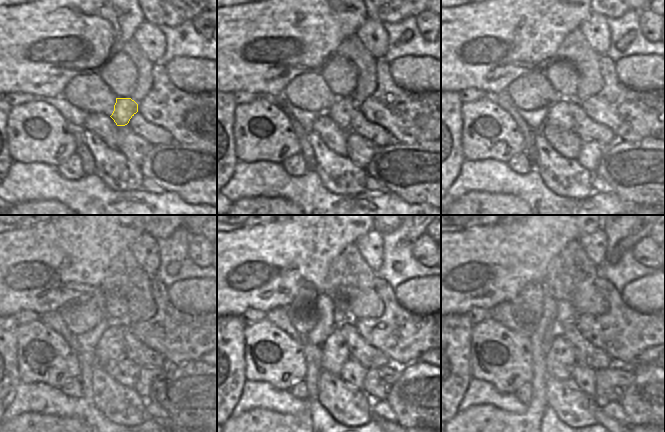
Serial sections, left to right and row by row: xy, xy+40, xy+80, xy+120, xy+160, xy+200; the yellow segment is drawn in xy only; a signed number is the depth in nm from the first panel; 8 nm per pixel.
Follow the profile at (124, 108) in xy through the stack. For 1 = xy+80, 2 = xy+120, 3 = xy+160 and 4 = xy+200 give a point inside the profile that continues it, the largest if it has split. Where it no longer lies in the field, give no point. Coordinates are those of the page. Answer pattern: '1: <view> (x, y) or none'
1: xy+80 (559, 115)
2: xy+120 (111, 345)
3: xy+160 (335, 353)
4: xy+200 (560, 360)

